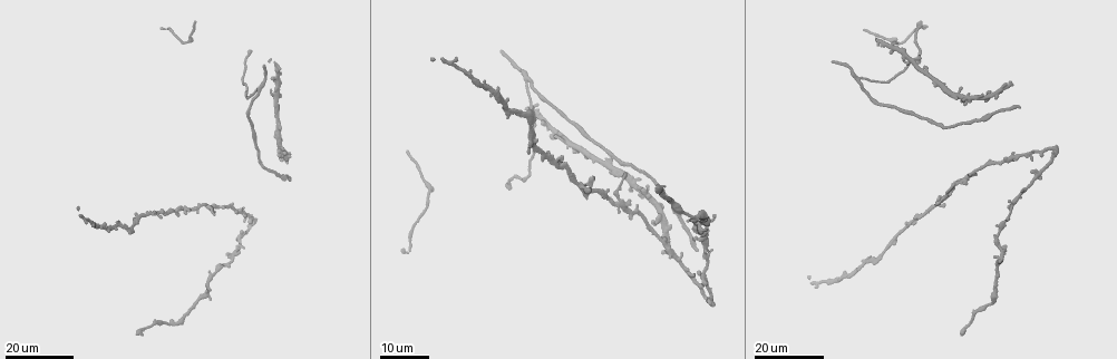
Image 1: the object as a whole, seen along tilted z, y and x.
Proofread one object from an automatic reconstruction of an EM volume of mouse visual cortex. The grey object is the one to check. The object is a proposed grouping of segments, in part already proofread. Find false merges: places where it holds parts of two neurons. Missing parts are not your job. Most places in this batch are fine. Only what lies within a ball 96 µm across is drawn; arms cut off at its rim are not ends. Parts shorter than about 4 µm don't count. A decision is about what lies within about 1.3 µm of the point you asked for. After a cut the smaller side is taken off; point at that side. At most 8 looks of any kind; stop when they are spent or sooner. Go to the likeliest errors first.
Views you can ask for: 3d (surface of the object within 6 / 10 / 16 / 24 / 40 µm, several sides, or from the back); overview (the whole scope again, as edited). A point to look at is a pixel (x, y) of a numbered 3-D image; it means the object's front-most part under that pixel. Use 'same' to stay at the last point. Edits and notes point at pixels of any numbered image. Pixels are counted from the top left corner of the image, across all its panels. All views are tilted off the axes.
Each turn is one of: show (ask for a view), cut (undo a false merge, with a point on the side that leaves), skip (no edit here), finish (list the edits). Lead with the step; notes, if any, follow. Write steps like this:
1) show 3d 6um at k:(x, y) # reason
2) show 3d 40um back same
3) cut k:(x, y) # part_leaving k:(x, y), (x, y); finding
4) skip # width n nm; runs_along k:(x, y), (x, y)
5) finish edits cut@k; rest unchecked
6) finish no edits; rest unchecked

show 3d 24um at 1:(430, 187) # three-way junction

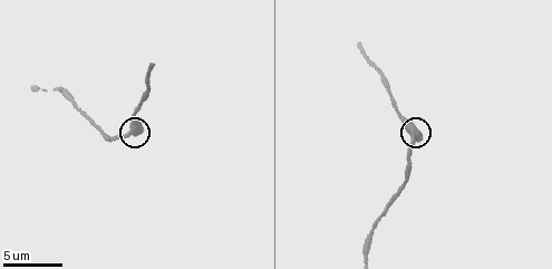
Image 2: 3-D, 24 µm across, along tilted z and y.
show 3d 10um at 2:(413, 129)

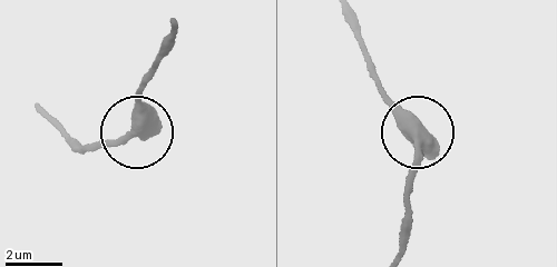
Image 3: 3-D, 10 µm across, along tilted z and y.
show 3d 10um back at 3:(416, 134)

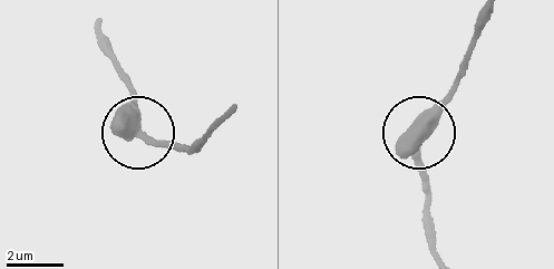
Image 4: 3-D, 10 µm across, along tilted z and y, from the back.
skip # width 370 nm; one neuron here

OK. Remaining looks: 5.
show 3d 24um at 1:(260, 88) # branch point

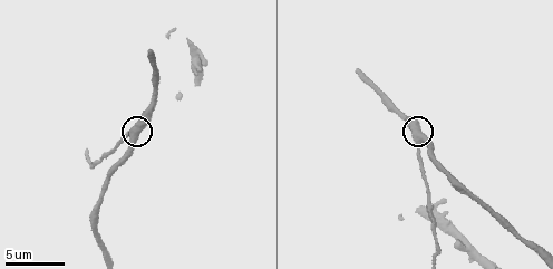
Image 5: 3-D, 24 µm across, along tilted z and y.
show 3d 10um at 5:(416, 140)

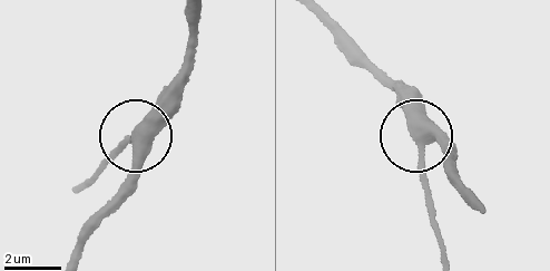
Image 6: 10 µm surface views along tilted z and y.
skip # side_arm 10 um; one neuron here

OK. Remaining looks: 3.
show 3d 24um at 1:(985, 97)

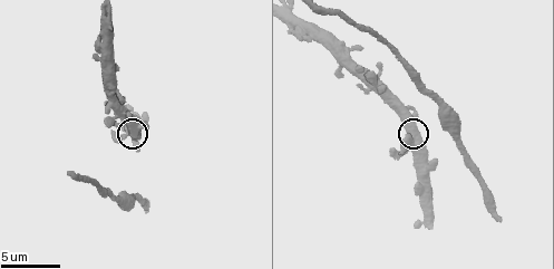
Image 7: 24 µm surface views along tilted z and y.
show 3d 6um at 7:(418, 136)

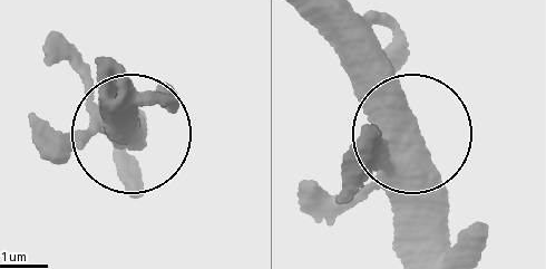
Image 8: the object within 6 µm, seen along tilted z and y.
skip # side_arm 8 um; continuous, no second neuron

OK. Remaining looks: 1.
finish no edits; rest unchecked

